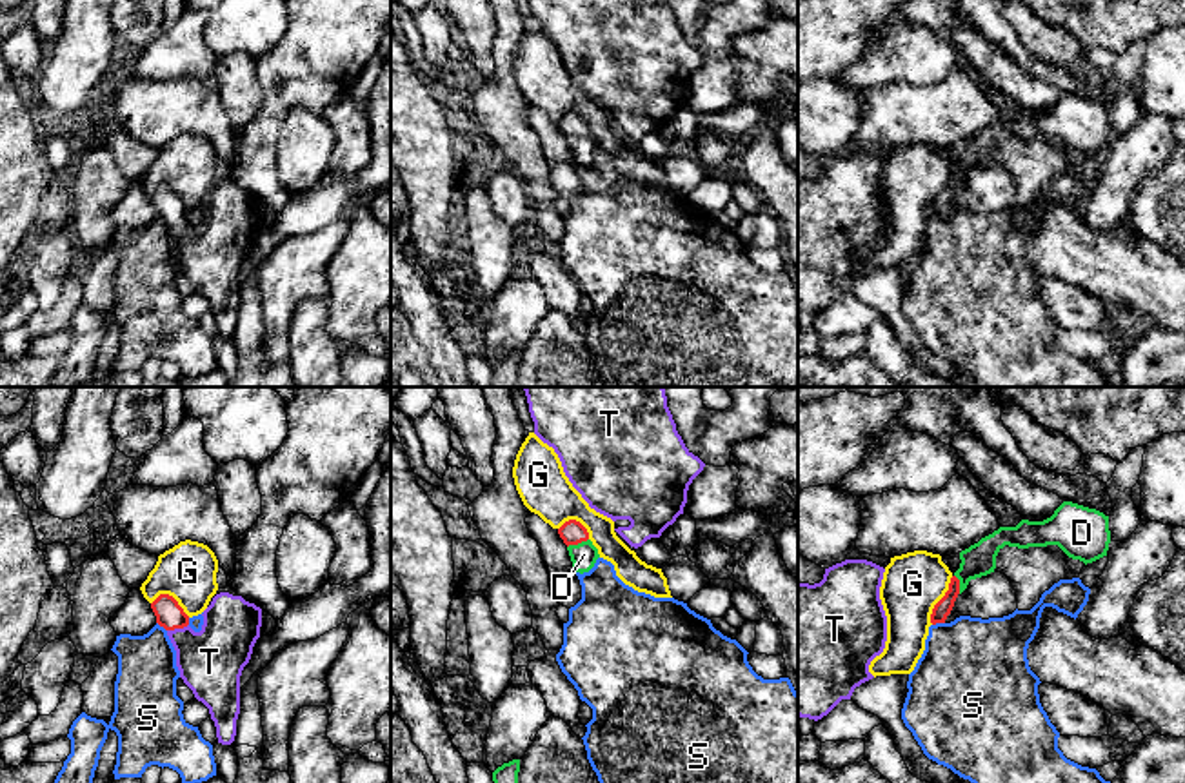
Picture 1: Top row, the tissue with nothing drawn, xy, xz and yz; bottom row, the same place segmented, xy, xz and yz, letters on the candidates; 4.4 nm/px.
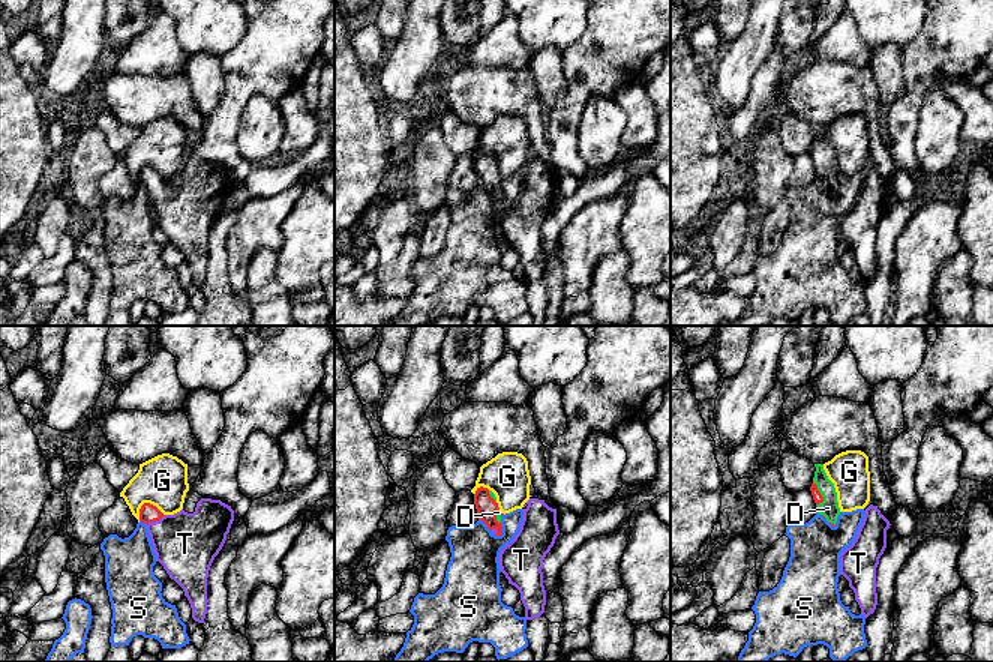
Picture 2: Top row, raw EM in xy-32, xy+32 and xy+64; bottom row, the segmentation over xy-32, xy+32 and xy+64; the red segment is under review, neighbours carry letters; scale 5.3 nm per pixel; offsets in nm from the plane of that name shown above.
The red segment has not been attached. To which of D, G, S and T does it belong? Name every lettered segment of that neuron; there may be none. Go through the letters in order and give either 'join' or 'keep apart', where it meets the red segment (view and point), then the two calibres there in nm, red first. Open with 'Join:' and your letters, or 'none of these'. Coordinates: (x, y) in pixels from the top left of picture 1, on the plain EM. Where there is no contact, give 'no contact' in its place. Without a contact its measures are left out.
Join: D, T
D: join; contact xz (577, 137); calibres 110 and 120 nm
G: keep apart; contact yz (940, 193); calibres 80 and 280 nm
S: keep apart; contact yz (938, 215); calibres 80 and 440 nm
T: join; contact xy (177, 220); calibres 120 and 280 nm

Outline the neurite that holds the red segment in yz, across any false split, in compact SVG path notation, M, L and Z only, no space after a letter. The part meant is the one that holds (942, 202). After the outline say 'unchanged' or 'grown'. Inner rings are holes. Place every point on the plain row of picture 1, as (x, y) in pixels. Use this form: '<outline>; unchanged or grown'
M1063 94L1043 114L1021 113L1016 120L1000 120L960 145L960 162L951 171L945 189L934 198L931 216L945 216L969 174L994 165L996 149L1005 138L1018 142L1058 138L1069 151L1087 158L1107 149L1109 136L1109 109L1072 94Z; grown

